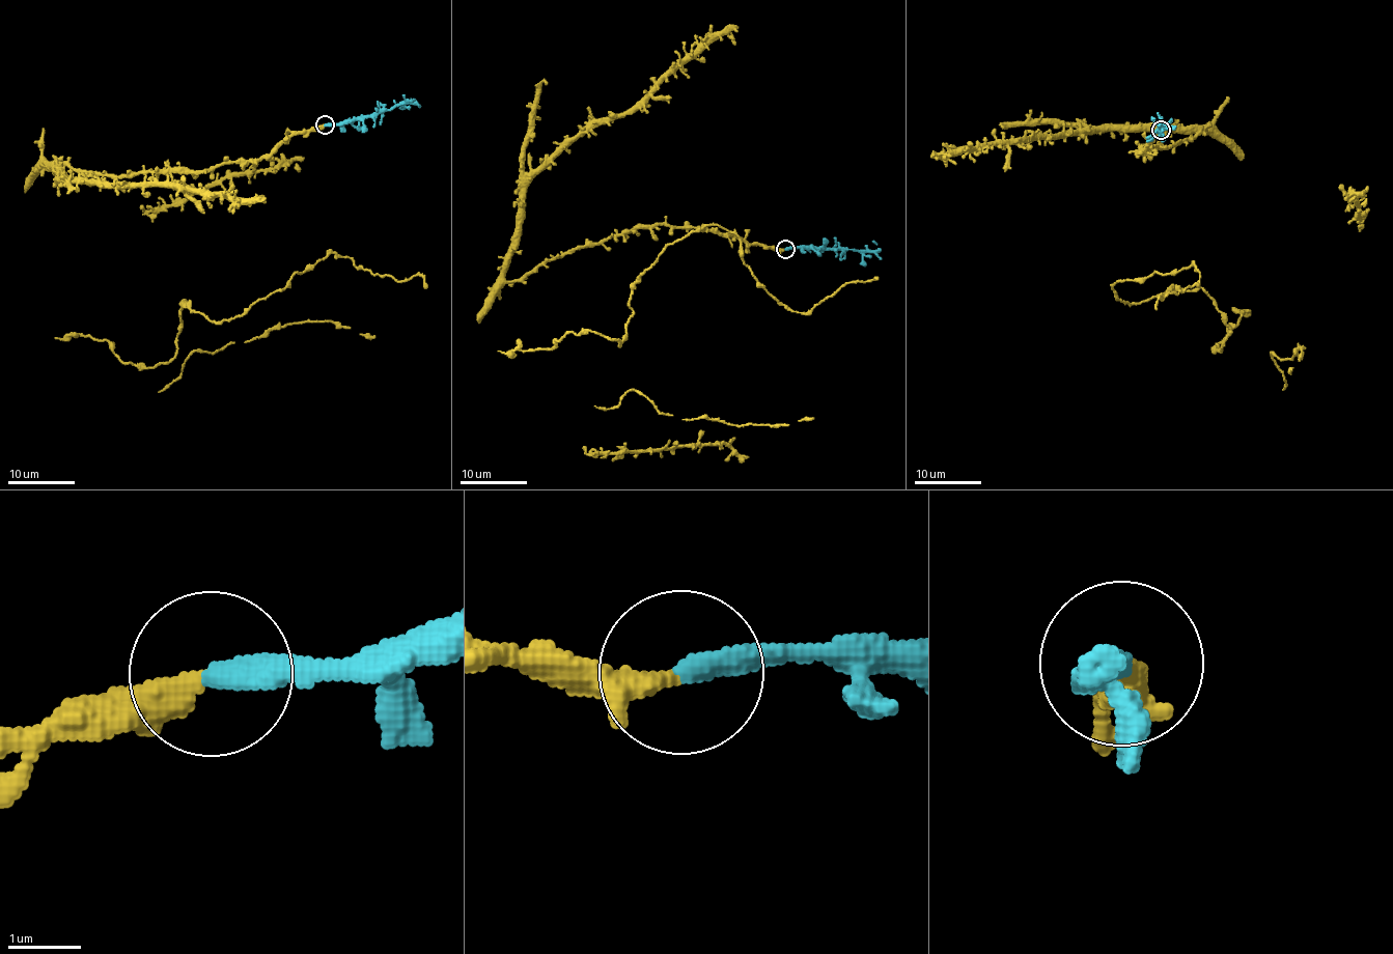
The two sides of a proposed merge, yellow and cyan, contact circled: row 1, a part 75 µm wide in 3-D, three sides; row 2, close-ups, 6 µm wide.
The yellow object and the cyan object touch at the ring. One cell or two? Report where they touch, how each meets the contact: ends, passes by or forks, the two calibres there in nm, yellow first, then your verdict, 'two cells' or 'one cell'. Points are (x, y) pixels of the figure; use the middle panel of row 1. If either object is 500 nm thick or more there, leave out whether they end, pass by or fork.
(785, 249) | yellow ends | cyan ends | 320/360 nm | one cell

